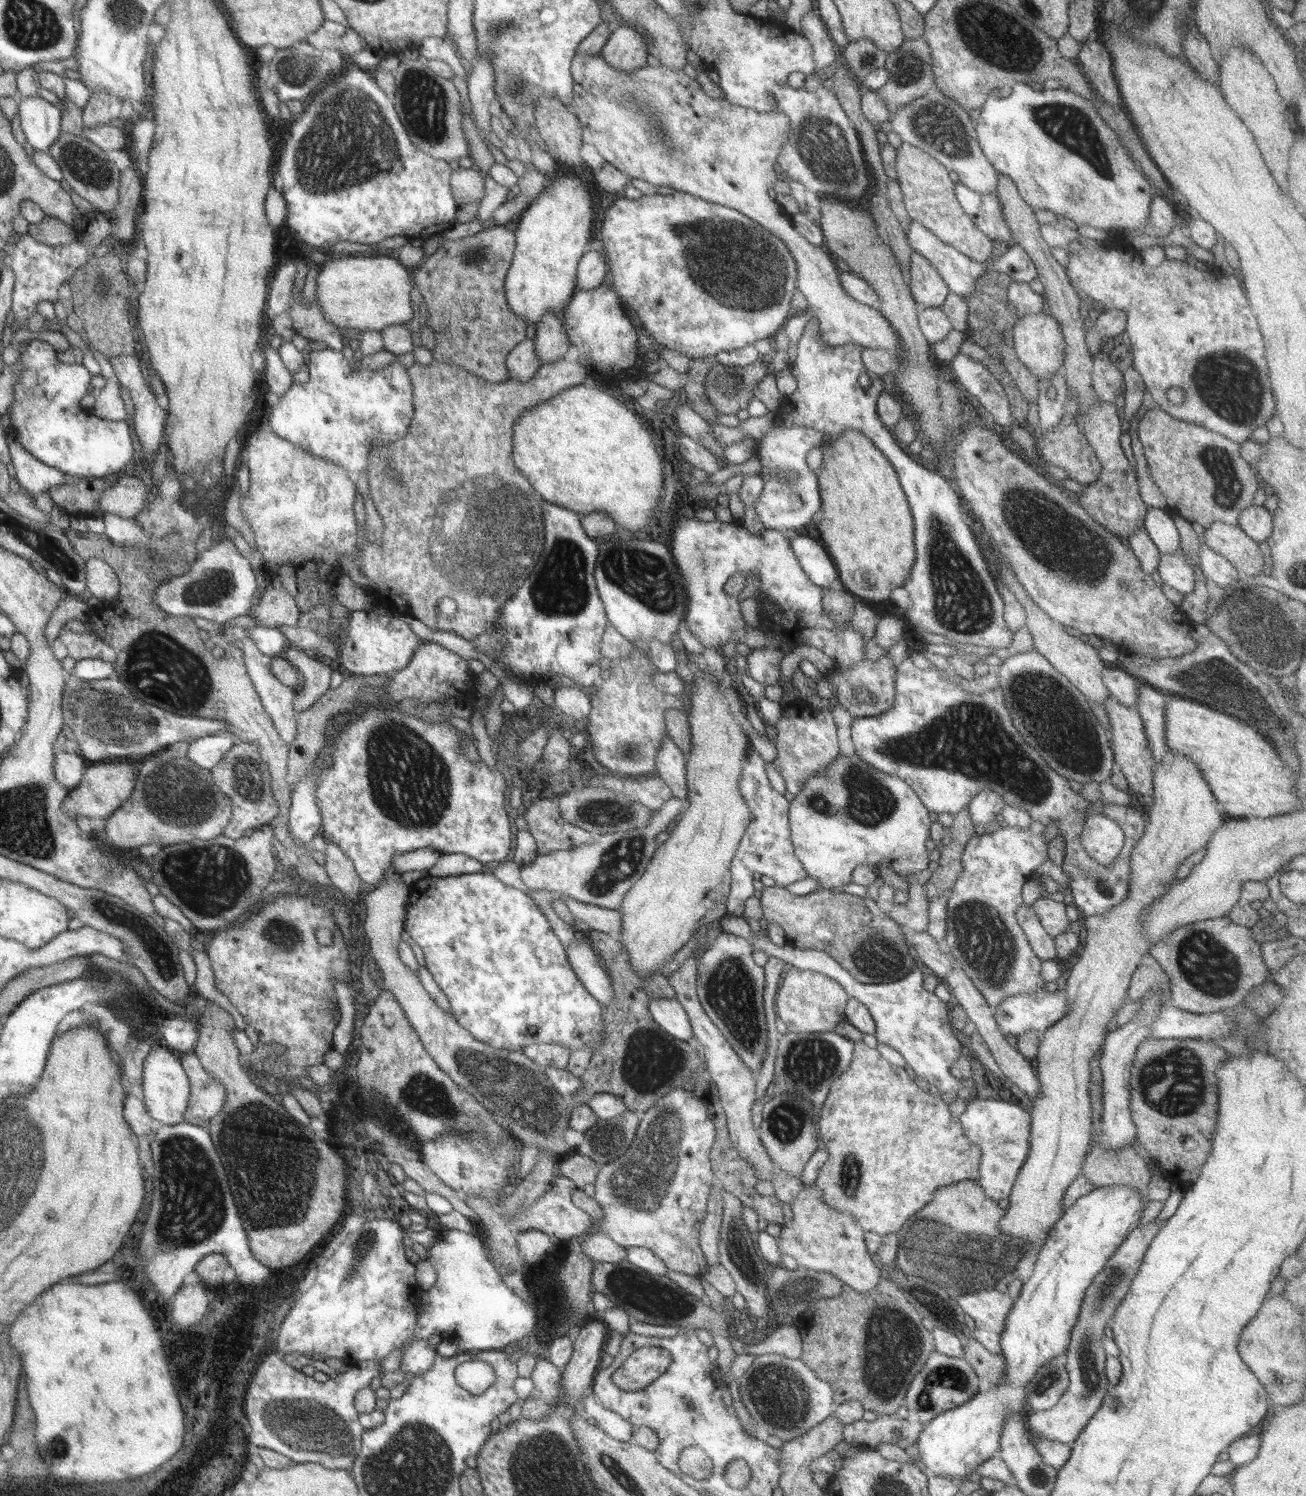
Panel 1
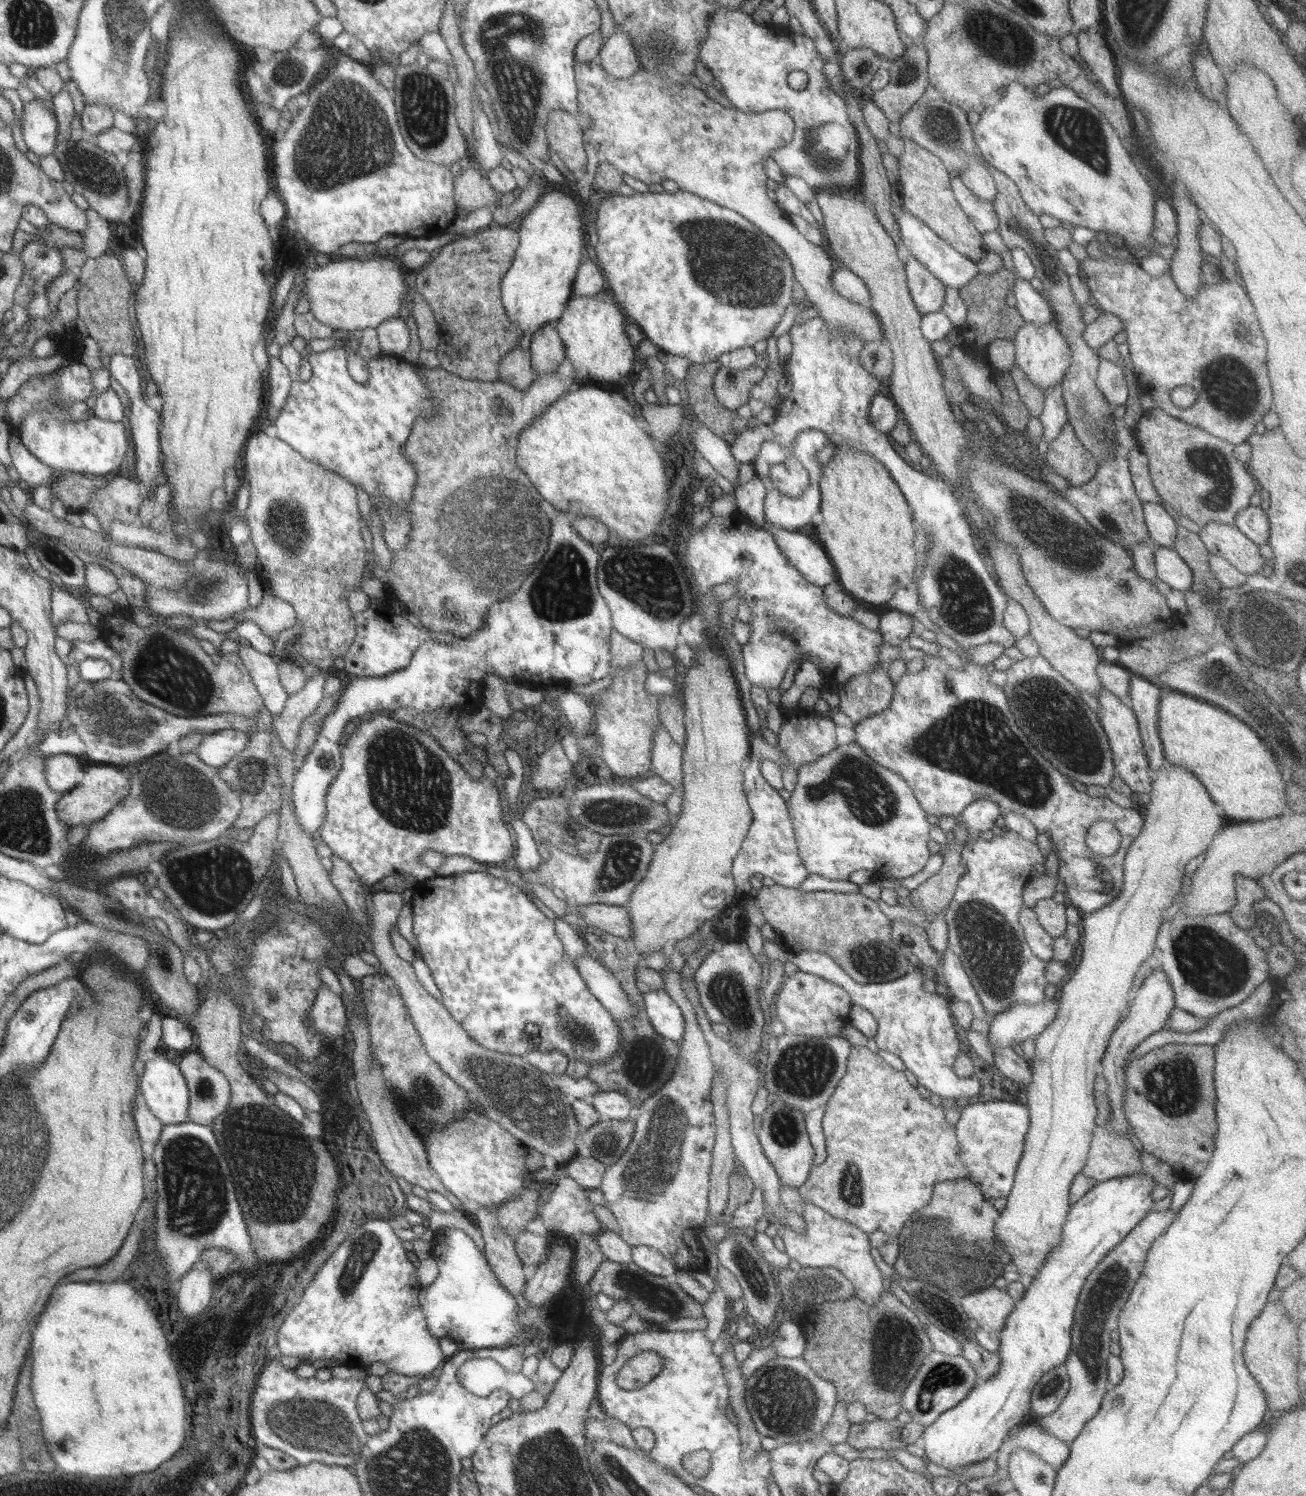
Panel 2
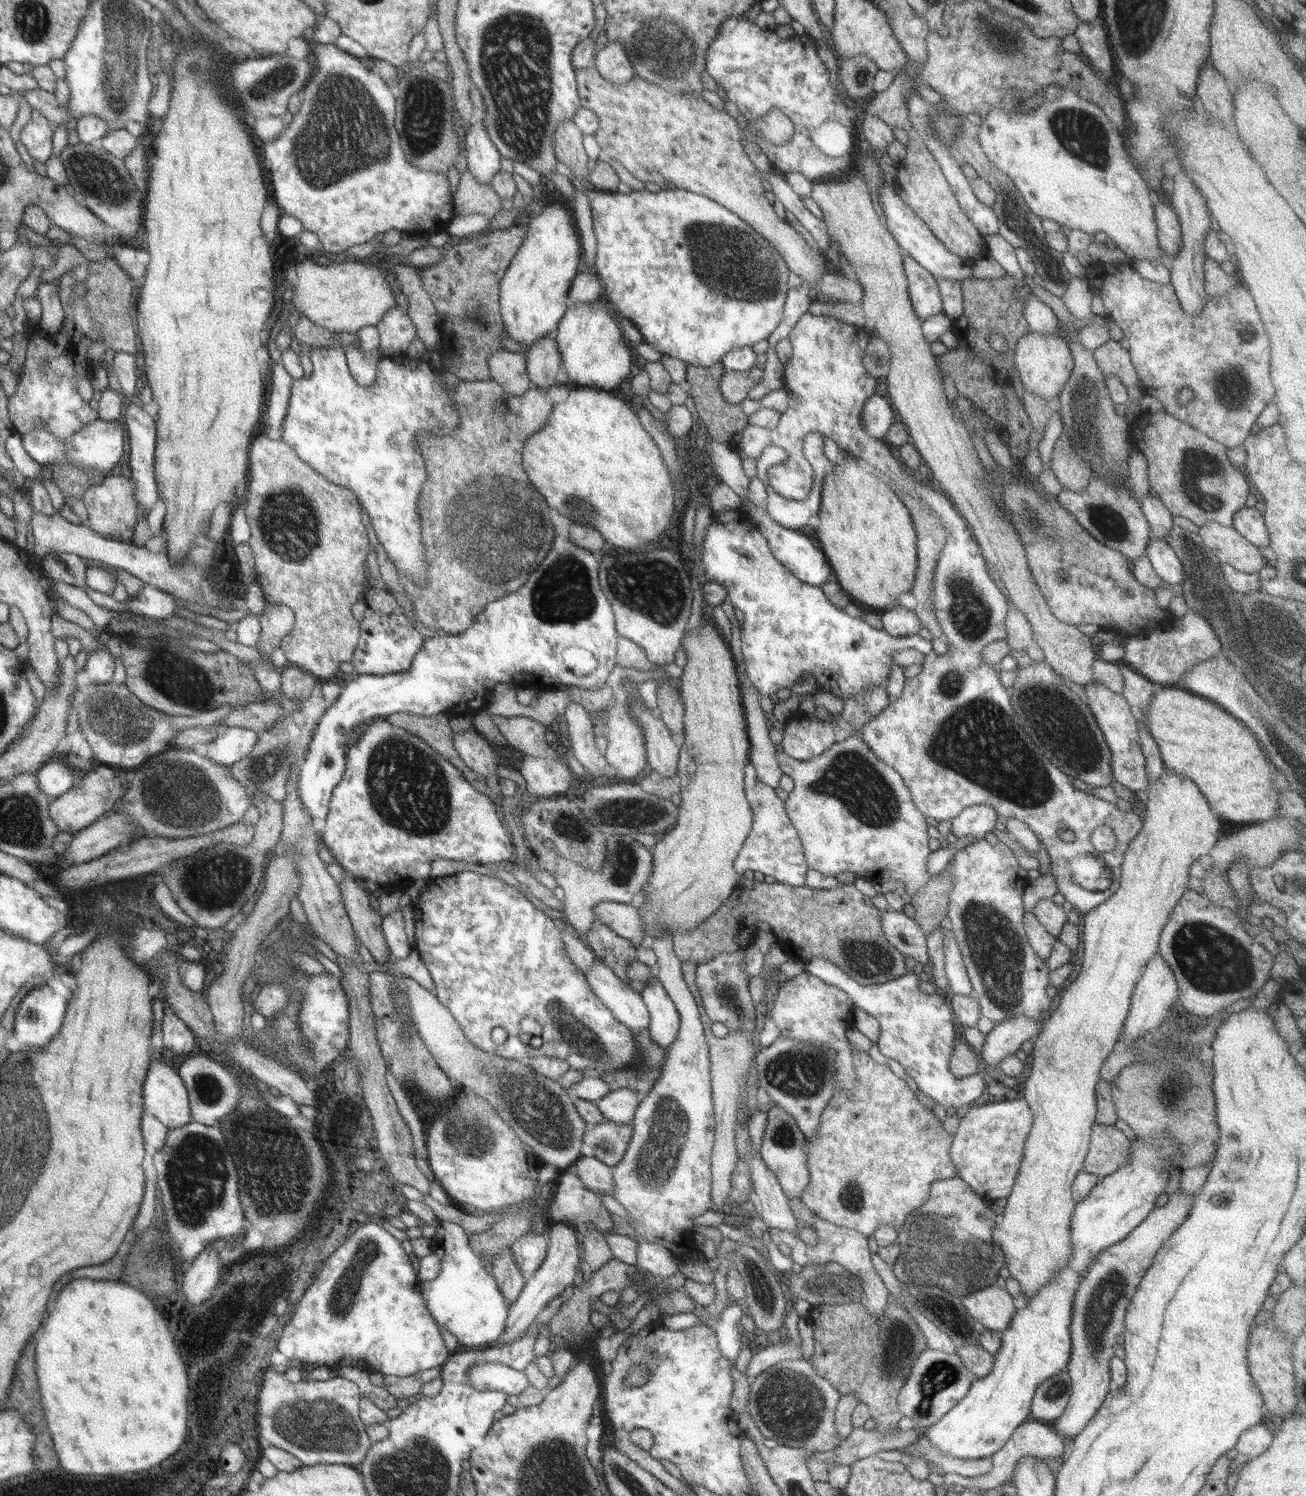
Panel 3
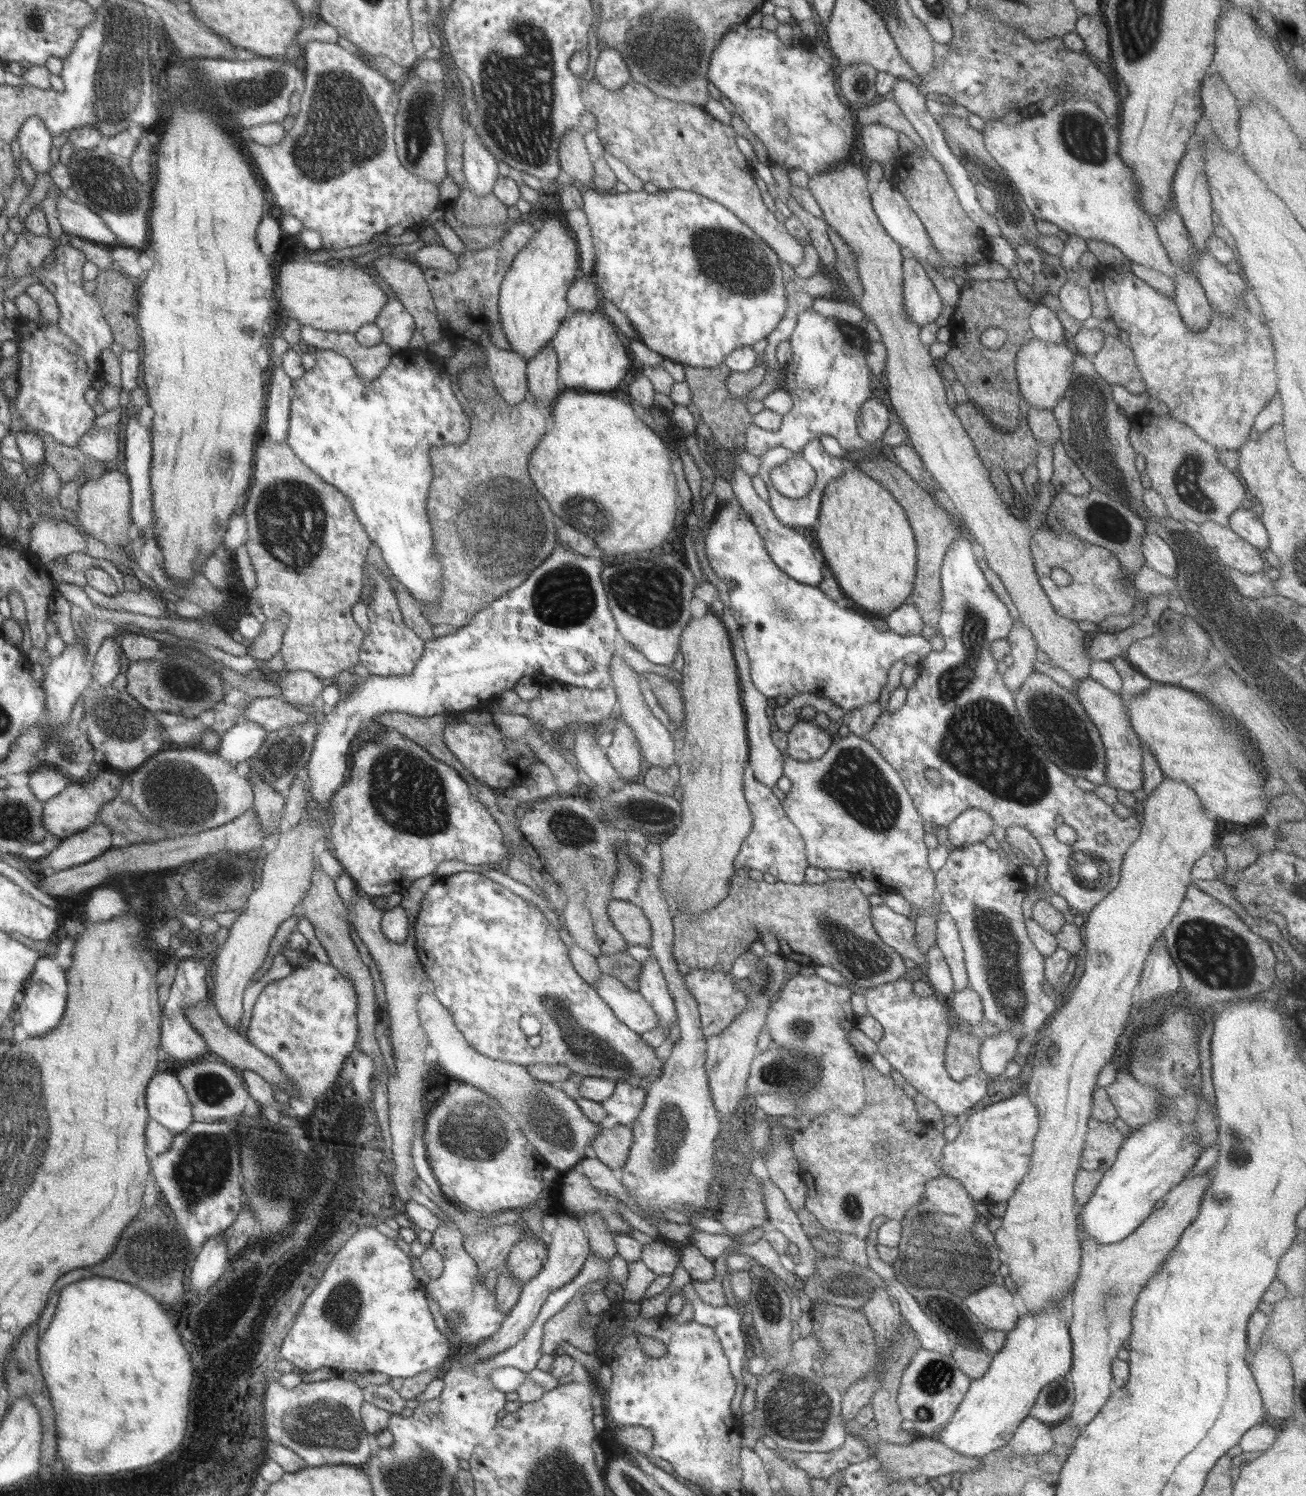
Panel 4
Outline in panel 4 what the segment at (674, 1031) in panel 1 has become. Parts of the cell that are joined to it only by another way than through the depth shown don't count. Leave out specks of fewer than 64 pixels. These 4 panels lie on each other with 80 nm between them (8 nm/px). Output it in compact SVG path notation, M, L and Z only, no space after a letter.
M653 954L647 961L641 962L638 982L638 994L649 1002L659 1018L658 1027L654 1031L643 1033L641 1038L651 1047L658 1048L670 1037L670 1028L677 1024L677 1012L675 1000L667 987L667 980Z

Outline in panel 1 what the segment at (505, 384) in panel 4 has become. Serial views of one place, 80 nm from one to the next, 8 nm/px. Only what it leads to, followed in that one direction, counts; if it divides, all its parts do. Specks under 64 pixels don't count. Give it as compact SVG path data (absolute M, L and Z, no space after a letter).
M526 338L510 354L506 366L509 367L509 378L518 382L528 382L542 366L536 354L534 340Z

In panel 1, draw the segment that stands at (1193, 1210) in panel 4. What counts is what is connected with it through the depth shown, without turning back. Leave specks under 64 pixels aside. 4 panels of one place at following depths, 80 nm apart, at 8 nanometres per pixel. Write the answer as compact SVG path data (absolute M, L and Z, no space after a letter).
M1154 1221L1150 1224L1144 1224L1144 1226L1139 1225L1135 1230L1132 1230L1126 1240L1122 1242L1122 1246L1118 1247L1118 1250L1108 1258L1104 1270L1094 1276L1092 1284L1084 1294L1078 1321L1070 1332L1071 1341L1063 1355L1064 1366L1069 1375L1068 1389L1050 1410L1030 1413L1028 1426L1034 1436L1072 1445L1090 1418L1102 1406L1107 1389L1110 1388L1108 1378L1105 1376L1107 1354L1103 1347L1104 1328L1109 1326L1118 1305L1126 1297L1149 1245L1162 1226L1163 1222Z

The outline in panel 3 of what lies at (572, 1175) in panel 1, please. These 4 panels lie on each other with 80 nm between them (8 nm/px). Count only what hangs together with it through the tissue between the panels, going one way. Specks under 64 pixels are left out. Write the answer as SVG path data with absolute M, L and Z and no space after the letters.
M581 1156L566 1171L576 1173L588 1190L599 1195L610 1195L613 1190L613 1167L600 1159Z

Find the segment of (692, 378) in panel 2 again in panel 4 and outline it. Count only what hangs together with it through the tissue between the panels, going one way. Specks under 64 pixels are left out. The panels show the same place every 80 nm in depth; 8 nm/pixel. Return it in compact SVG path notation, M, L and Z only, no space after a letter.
M726 363L718 365L716 368L696 368L685 365L685 377L689 388L691 389L692 402L698 408L701 419L704 420L706 426L712 430L716 447L723 447L727 453L737 455L745 450L746 428L753 423L752 414L746 408L748 401L762 401L768 396L777 386L777 376L780 374L780 369L767 367L767 376L764 382L753 388L744 398L732 398L727 387L727 378L731 373L730 368Z

